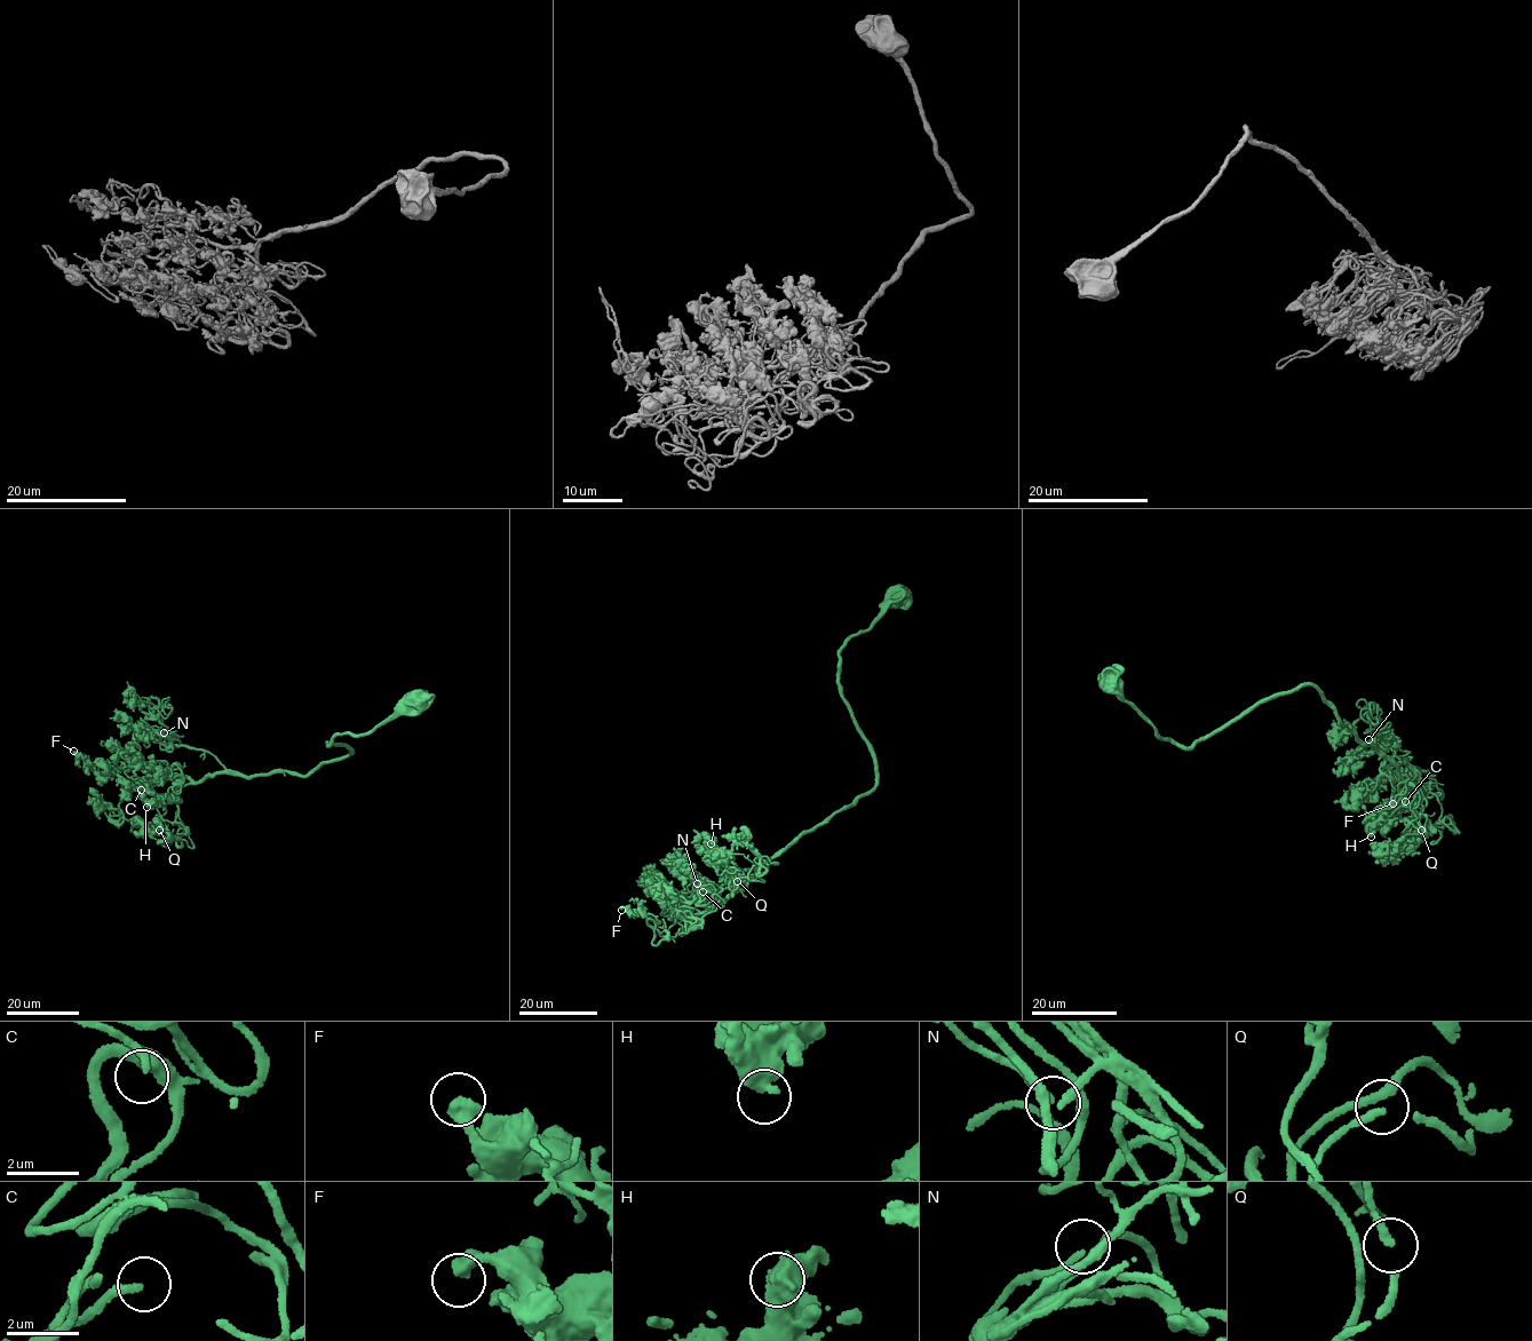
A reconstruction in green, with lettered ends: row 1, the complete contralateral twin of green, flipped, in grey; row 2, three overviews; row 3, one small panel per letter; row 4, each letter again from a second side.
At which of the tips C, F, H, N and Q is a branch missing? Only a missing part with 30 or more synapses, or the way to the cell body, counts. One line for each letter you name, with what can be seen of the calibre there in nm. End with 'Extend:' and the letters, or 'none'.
Extend: none

